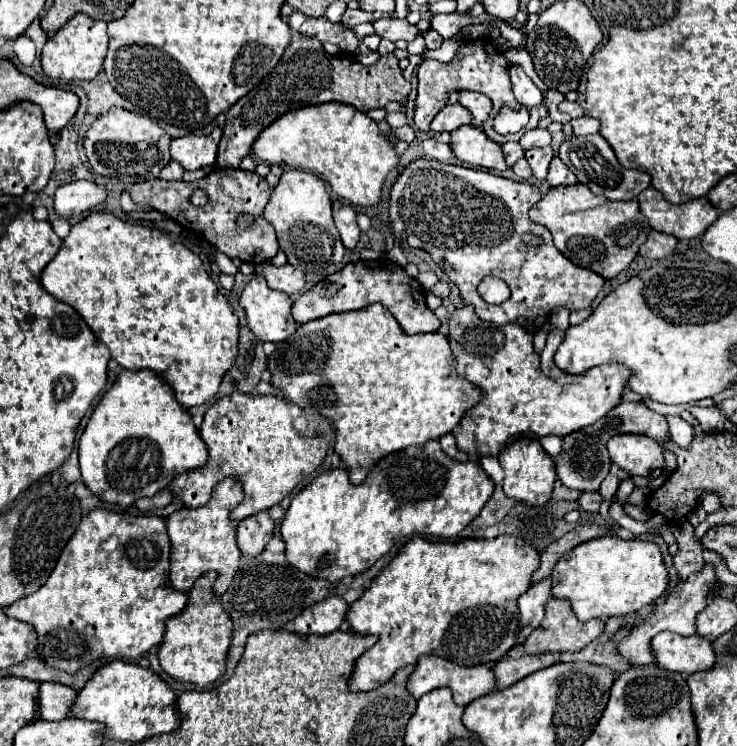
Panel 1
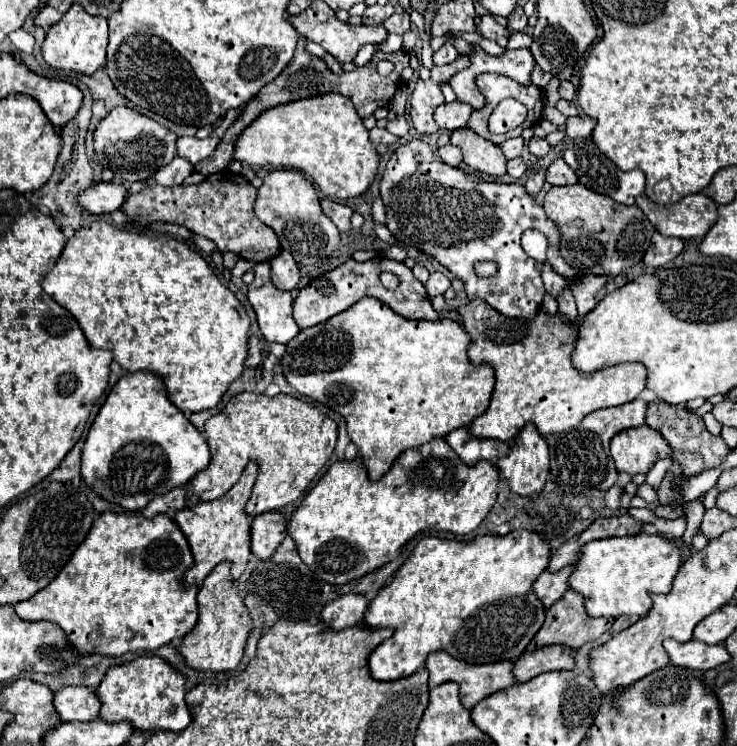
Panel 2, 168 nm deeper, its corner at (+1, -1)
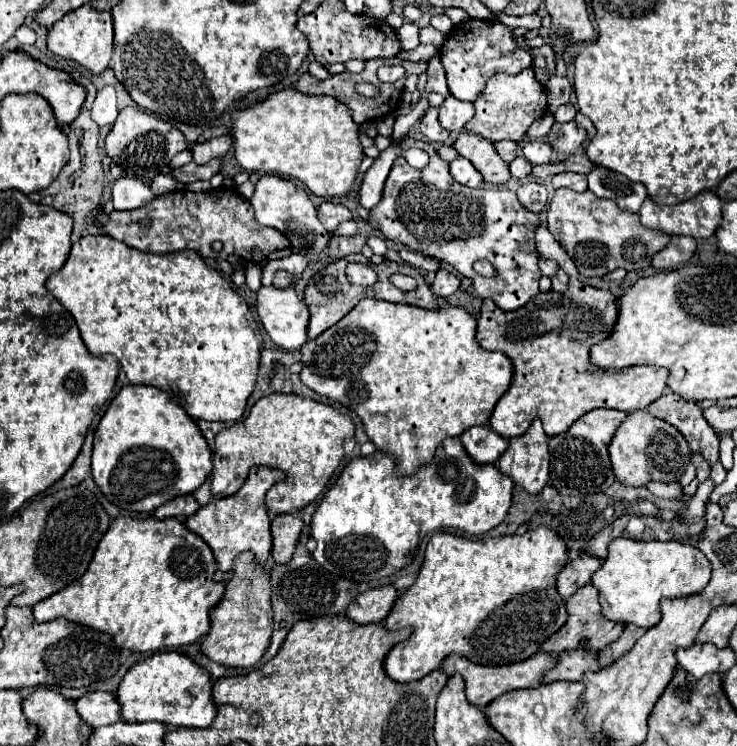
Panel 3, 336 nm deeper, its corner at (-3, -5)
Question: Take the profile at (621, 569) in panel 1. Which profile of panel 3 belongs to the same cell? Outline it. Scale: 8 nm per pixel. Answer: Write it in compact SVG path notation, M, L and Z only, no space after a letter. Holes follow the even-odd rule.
M617 537L609 543L609 555L593 573L591 585L599 591L599 603L605 619L653 627L661 621L661 597L685 597L701 591L711 577L711 563L689 543L679 541L635 541Z

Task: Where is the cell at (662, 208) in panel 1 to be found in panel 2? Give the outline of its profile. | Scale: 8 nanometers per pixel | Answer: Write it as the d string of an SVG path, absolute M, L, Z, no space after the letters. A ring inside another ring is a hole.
M703 193L687 195L673 205L657 205L641 195L635 205L641 207L651 225L661 235L671 235L679 239L703 237L717 219L717 203L713 203L713 199Z

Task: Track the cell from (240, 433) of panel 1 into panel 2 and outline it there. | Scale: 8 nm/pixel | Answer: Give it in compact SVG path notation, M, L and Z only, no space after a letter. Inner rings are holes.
M239 393L219 415L205 423L203 435L211 449L211 463L191 481L193 493L199 501L213 501L237 483L239 473L249 461L257 461L259 475L247 503L247 513L257 517L299 499L329 461L337 443L337 423L293 395L281 393L267 397L259 393Z

